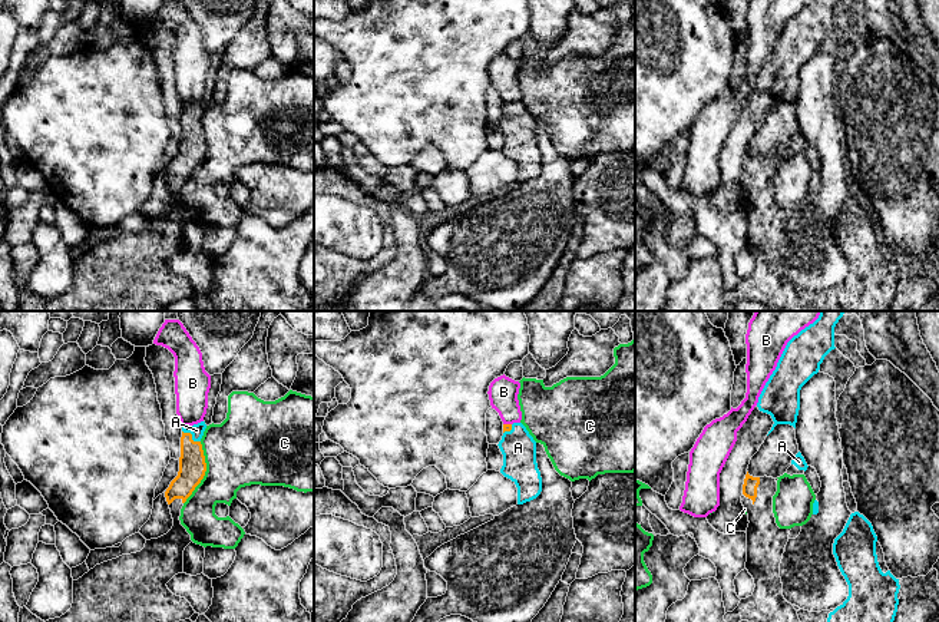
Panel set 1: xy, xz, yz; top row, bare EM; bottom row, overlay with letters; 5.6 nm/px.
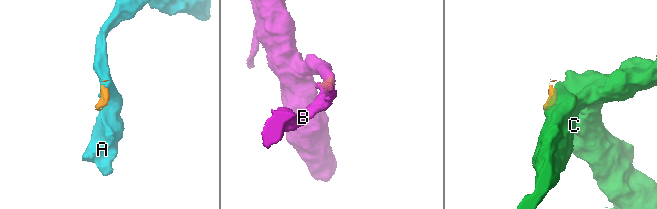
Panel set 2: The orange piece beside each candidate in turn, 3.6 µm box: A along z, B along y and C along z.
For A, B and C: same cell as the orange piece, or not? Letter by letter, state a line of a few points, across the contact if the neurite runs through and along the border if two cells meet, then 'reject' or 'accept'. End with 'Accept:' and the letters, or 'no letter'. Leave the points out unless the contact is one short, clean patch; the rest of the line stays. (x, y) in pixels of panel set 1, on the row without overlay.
A: accept
B: line xz (503, 102), (511, 103); reject
C: line xy (201, 121), (205, 154), (184, 182); reject
Accept: A

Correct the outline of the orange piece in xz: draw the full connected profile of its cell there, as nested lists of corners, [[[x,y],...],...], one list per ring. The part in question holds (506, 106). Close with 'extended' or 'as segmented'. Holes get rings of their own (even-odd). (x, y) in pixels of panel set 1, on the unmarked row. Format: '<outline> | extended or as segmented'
[[[522,102],[503,103],[499,120],[503,133],[500,152],[518,166],[518,183],[536,178],[542,171],[542,156],[536,142],[536,120]]] | extended

